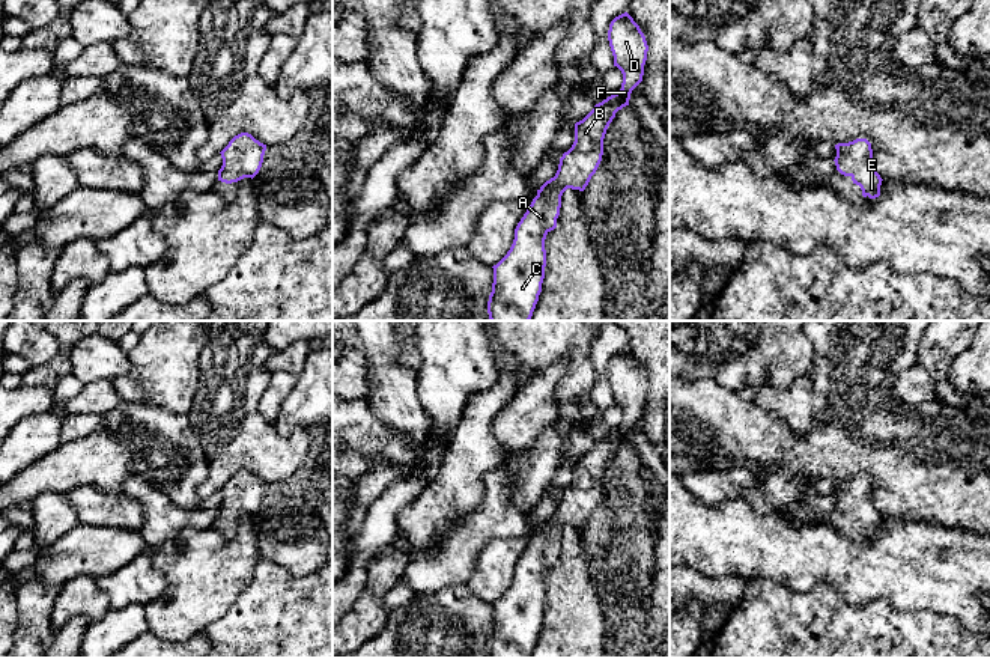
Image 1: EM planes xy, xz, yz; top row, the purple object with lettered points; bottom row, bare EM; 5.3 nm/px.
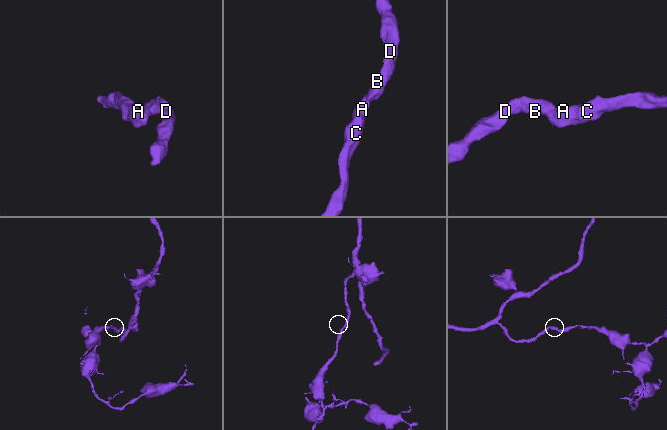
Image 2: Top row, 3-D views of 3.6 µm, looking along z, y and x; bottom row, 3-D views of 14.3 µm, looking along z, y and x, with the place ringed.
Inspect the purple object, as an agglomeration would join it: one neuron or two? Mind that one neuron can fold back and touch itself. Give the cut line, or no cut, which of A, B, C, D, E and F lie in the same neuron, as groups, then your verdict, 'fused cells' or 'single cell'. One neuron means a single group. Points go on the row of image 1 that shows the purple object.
no cut | A B C D E F | single cell

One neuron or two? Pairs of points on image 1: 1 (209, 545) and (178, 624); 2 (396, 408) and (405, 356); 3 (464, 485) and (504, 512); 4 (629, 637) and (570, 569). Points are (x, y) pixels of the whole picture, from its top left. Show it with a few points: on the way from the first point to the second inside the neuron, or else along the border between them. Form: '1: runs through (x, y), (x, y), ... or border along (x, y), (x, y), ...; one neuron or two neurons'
1: runs through (205, 565), (202, 586), (188, 604); one neuron
2: border along (408, 342), (399, 359), (417, 375); two neurons
3: border along (498, 467), (483, 481), (483, 499), (455, 520); two neurons
4: border along (589, 571), (602, 609), (604, 639); two neurons

